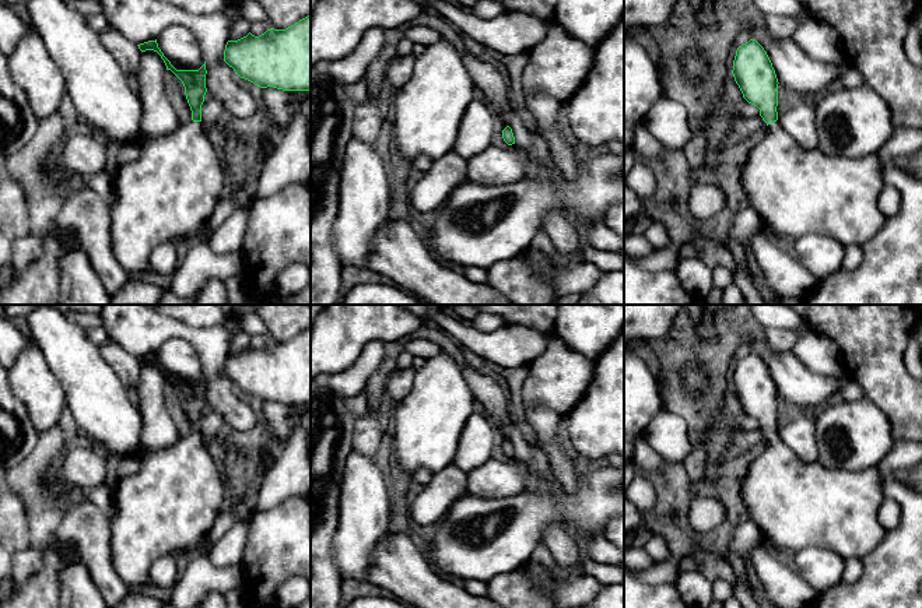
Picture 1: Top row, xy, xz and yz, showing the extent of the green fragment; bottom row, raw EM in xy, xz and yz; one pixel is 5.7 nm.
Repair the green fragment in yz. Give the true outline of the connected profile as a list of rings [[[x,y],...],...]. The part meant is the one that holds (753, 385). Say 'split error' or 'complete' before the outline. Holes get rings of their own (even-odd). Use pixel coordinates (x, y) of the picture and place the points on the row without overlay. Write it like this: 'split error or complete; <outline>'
split error; [[[750,352],[737,361],[732,387],[743,411],[760,422],[767,436],[764,450],[749,465],[742,484],[742,498],[754,523],[775,549],[795,553],[807,547],[828,548],[845,560],[862,558],[879,545],[886,530],[879,521],[879,509],[886,498],[879,467],[859,472],[830,468],[816,460],[800,461],[778,433],[778,391],[764,361]]]

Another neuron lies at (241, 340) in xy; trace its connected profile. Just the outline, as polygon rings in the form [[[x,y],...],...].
[[[236,331],[231,338],[228,354],[238,354],[246,349],[250,345],[250,340],[252,337],[246,331]]]

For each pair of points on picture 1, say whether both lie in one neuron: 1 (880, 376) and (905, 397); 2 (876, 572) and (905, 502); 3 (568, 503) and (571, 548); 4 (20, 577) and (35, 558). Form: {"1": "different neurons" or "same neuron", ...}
{"1": "same neuron", "2": "same neuron", "3": "different neurons", "4": "same neuron"}

